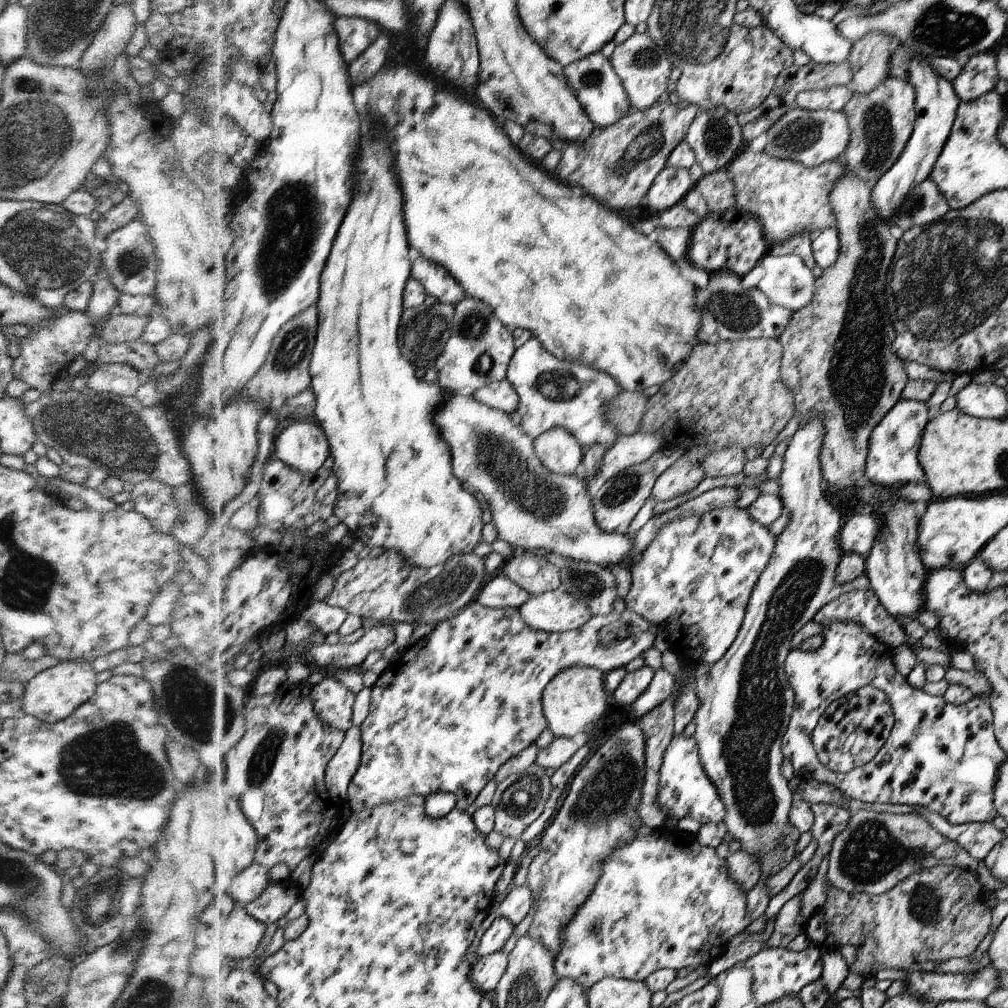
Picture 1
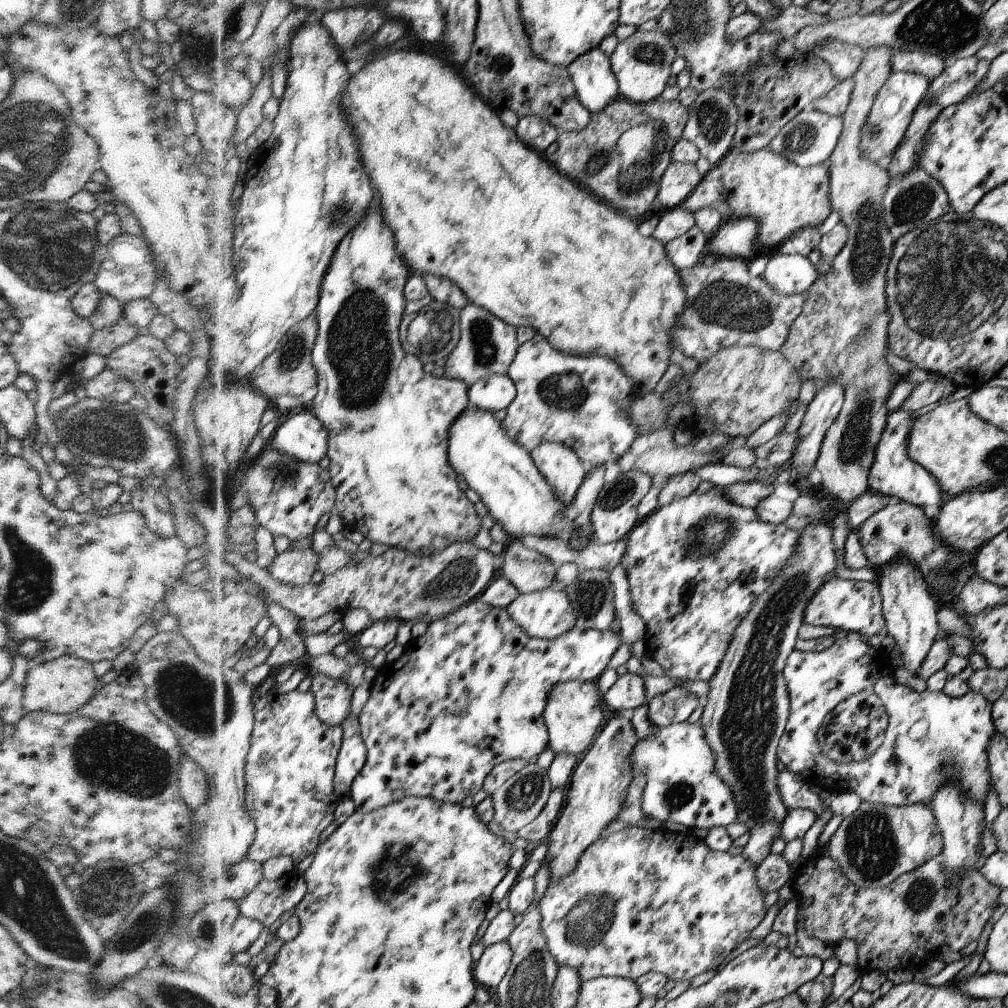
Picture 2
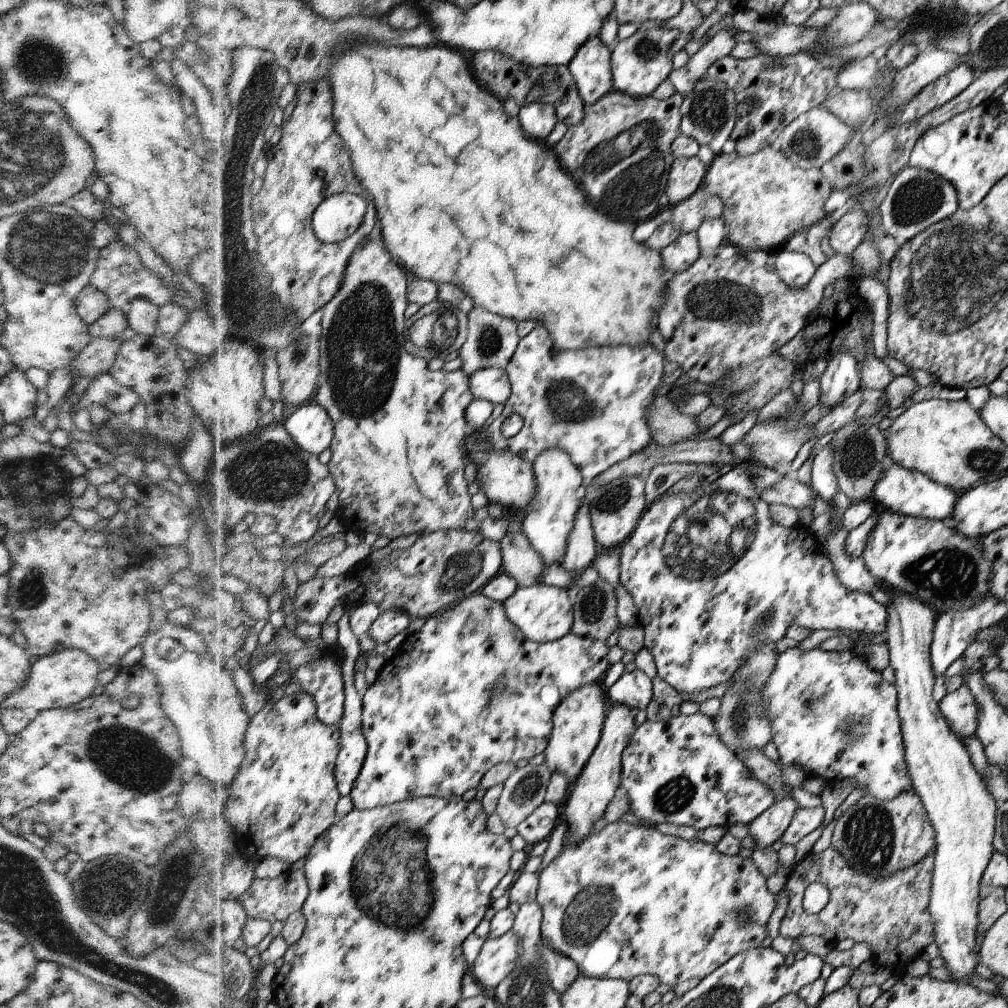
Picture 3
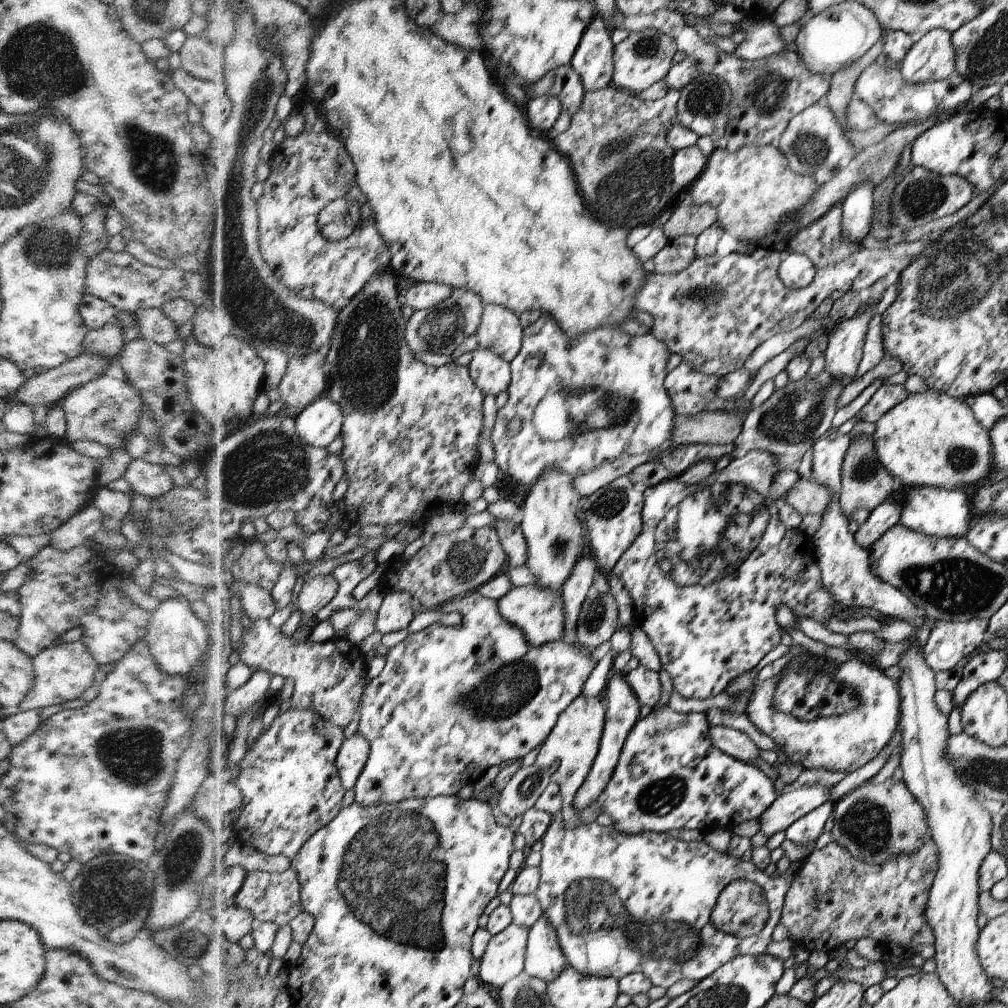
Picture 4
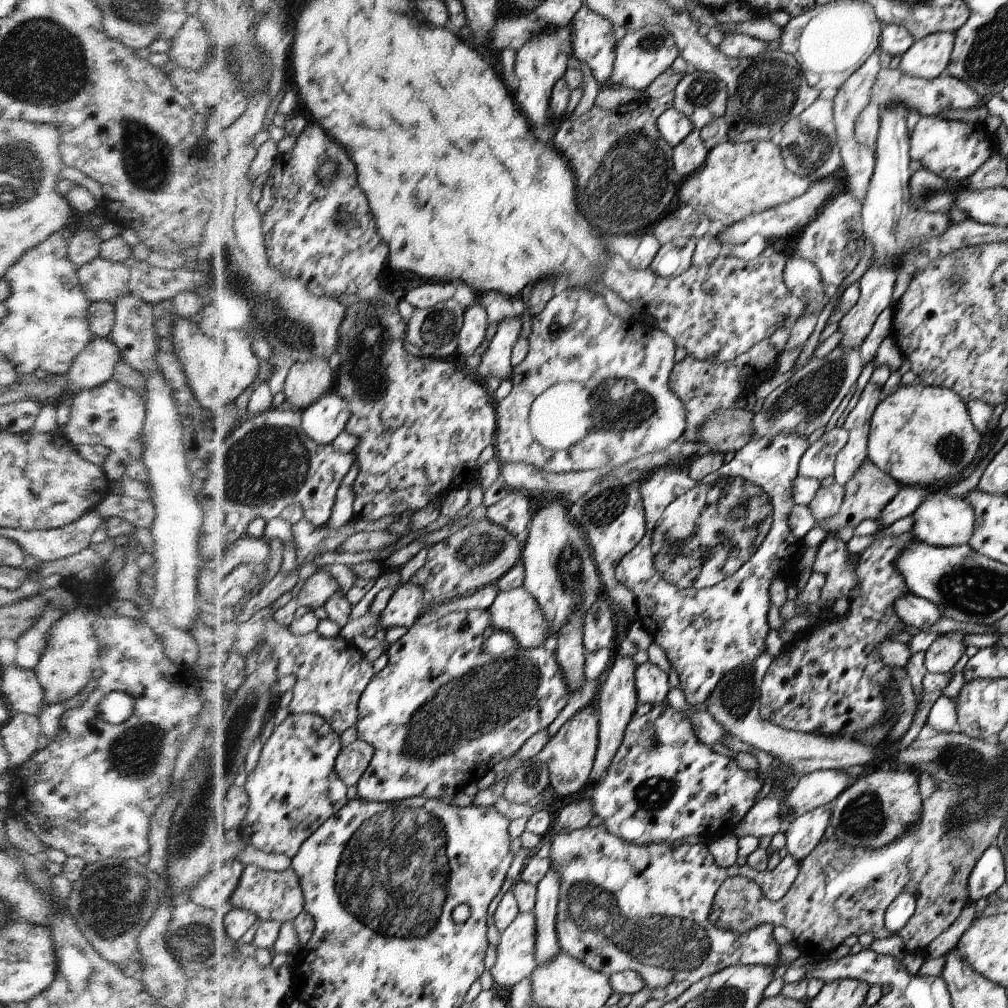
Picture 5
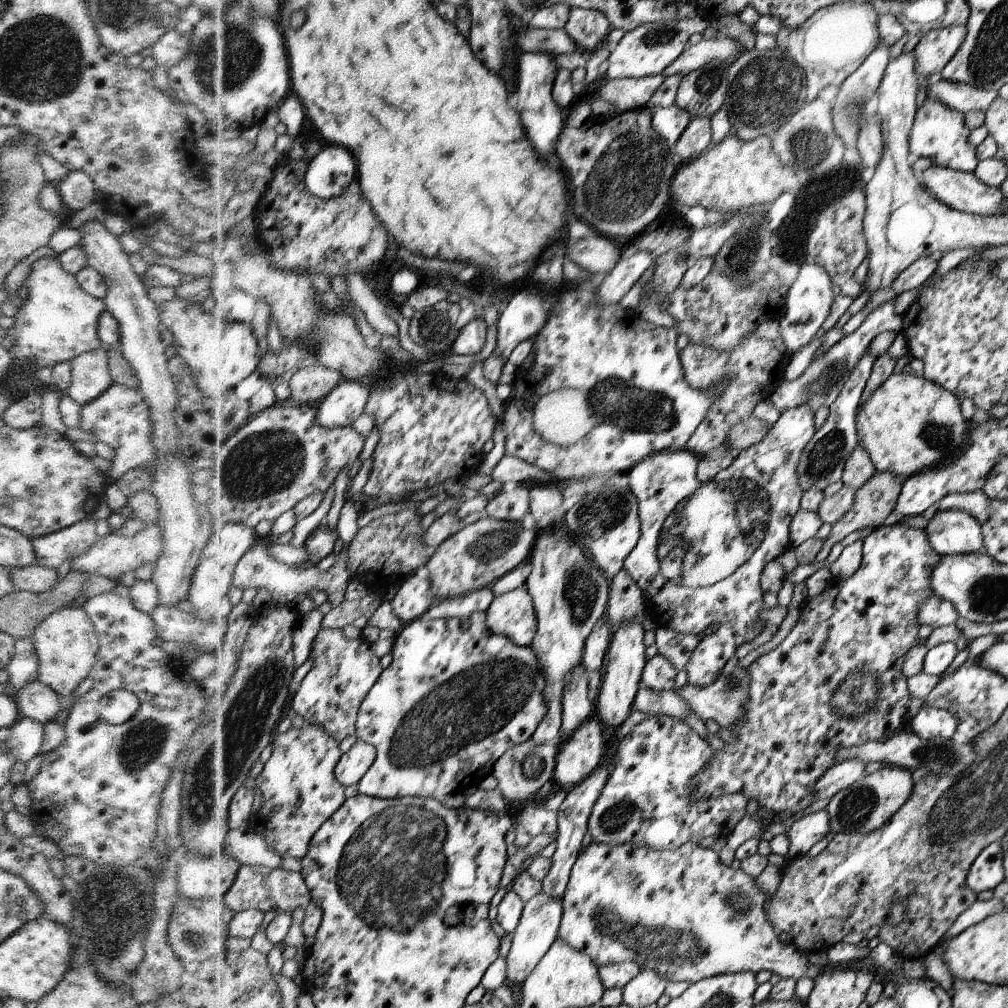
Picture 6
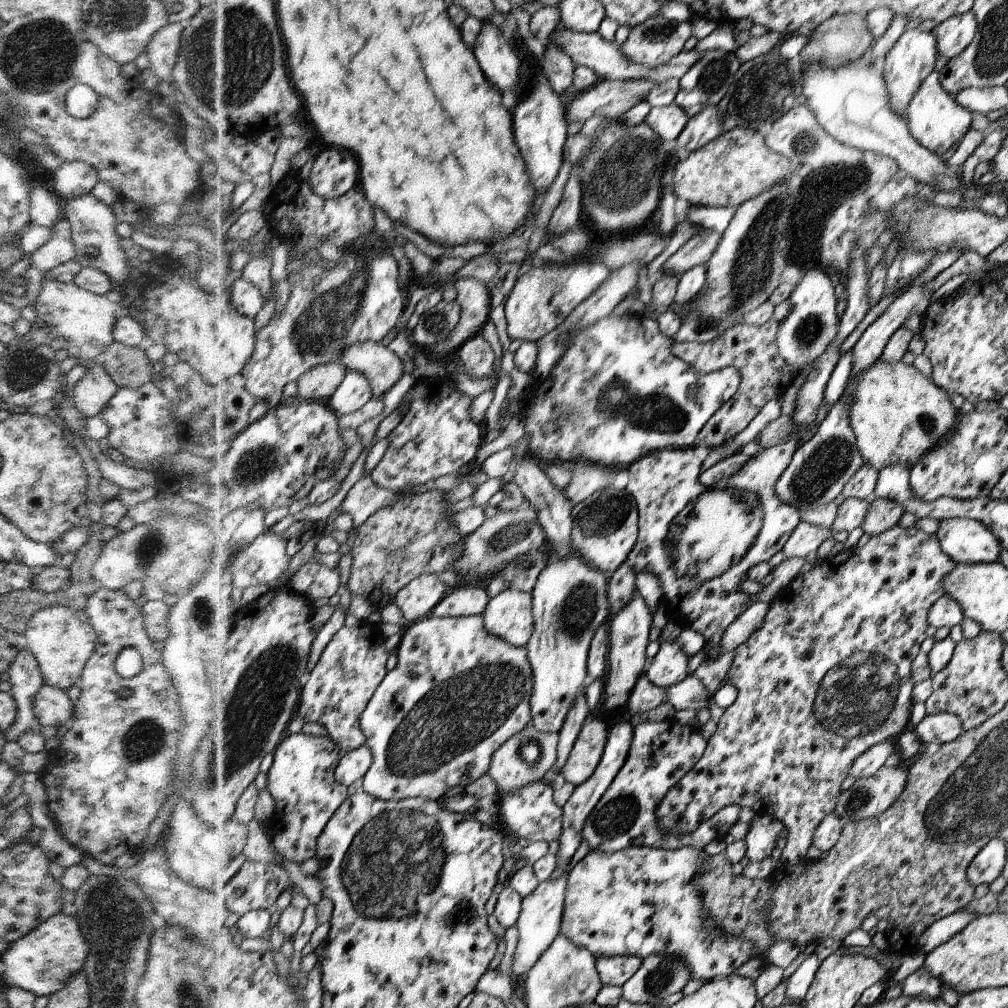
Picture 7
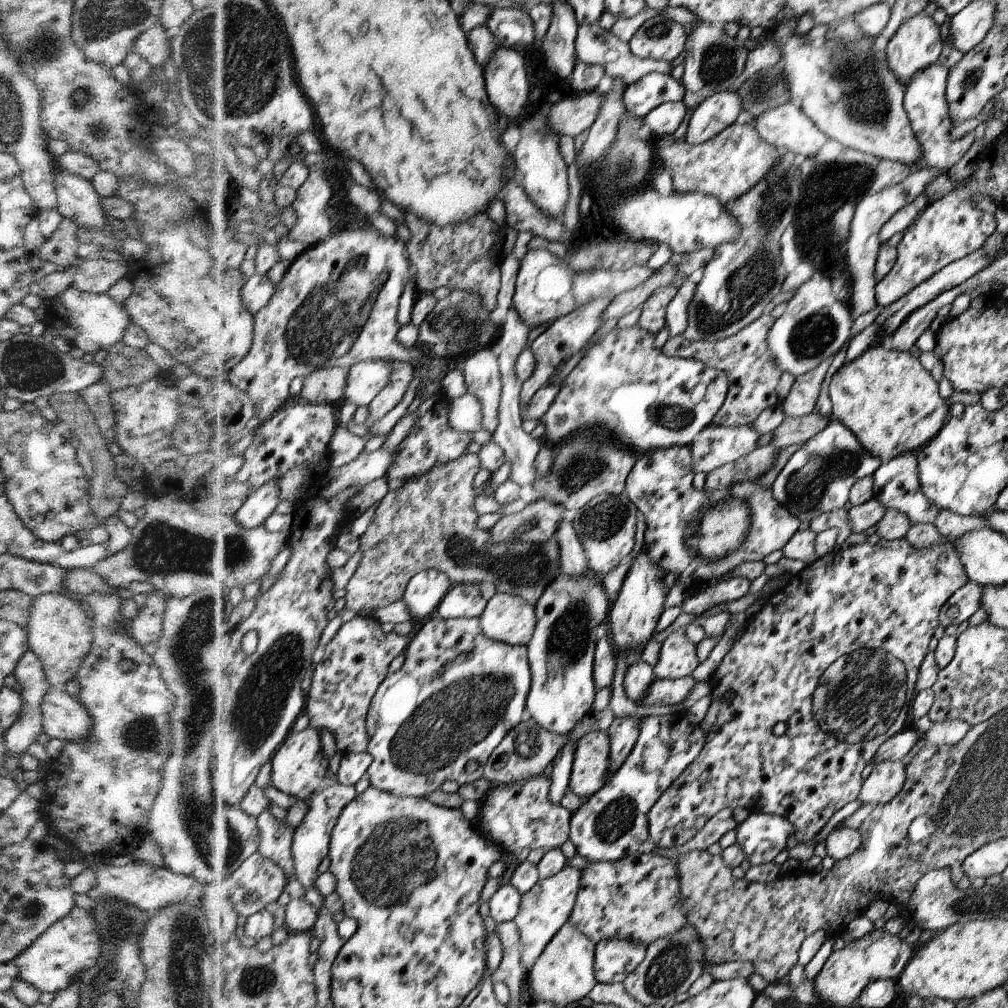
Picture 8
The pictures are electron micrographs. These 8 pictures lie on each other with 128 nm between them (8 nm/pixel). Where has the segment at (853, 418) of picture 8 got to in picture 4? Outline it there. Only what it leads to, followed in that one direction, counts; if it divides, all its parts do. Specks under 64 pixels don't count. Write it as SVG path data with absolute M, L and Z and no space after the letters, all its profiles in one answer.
M928 389L923 393L910 394L900 404L891 408L878 422L871 436L877 447L880 461L893 473L899 486L908 487L937 487L960 489L960 486L976 484L986 476L995 472L992 468L992 444L988 430L976 420L972 409L964 398L951 397L948 393Z

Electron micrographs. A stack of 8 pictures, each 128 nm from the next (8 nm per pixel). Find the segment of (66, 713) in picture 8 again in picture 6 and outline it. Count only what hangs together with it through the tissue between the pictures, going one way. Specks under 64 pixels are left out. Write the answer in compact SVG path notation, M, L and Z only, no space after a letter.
M38 680L10 694L13 695L21 716L32 718L42 725L54 720L56 714L63 710L62 698Z

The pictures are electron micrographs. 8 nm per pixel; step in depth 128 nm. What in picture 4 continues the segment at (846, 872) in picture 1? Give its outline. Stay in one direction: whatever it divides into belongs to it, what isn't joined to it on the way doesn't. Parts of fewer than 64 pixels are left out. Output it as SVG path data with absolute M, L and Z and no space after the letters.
M899 776L890 777L884 783L876 786L866 782L856 787L852 792L835 802L833 814L835 823L831 835L834 841L842 848L847 849L852 856L869 865L883 865L891 857L918 852L926 838L929 837L929 823L924 806Z

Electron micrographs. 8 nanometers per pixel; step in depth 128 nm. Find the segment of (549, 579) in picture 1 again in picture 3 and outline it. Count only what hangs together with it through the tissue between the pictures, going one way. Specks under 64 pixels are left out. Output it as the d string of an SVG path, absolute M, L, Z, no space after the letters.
M522 530L508 532L500 543L502 573L512 576L519 588L539 584L538 578L544 570L542 558L532 550Z

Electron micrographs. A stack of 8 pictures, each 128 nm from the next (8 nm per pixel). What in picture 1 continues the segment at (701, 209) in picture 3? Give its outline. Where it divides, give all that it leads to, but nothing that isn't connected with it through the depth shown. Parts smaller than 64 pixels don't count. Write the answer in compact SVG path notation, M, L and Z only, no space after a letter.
M720 168L716 172L704 174L701 180L696 182L697 189L710 212L721 213L735 208L736 185L732 180L729 171L726 168Z

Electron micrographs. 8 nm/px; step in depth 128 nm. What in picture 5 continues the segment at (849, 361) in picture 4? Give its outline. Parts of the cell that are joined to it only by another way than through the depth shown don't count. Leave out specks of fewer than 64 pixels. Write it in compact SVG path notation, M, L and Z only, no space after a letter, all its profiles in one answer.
M892 102L881 109L881 124L874 150L875 168L866 188L860 218L865 240L872 244L871 263L860 278L860 299L838 324L838 330L842 332L838 346L844 350L857 352L880 312L891 306L898 271L906 254L921 247L926 240L939 237L953 226L948 211L921 211L913 208L913 202L910 201L913 176L910 174L912 154L909 150L912 146L907 128L908 114L906 104L898 102Z

